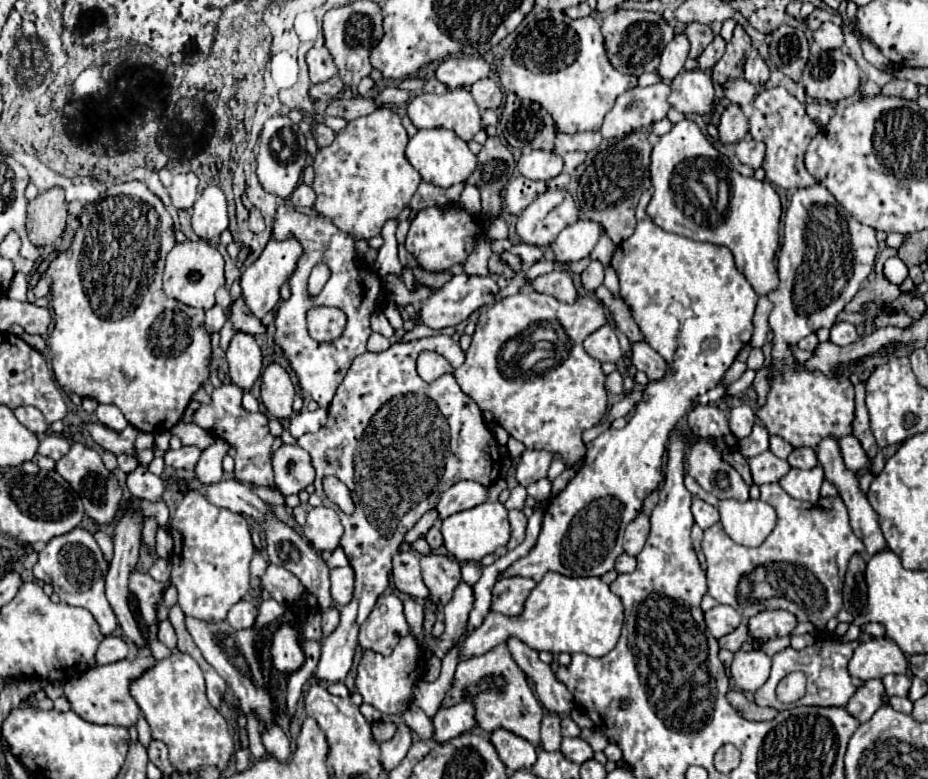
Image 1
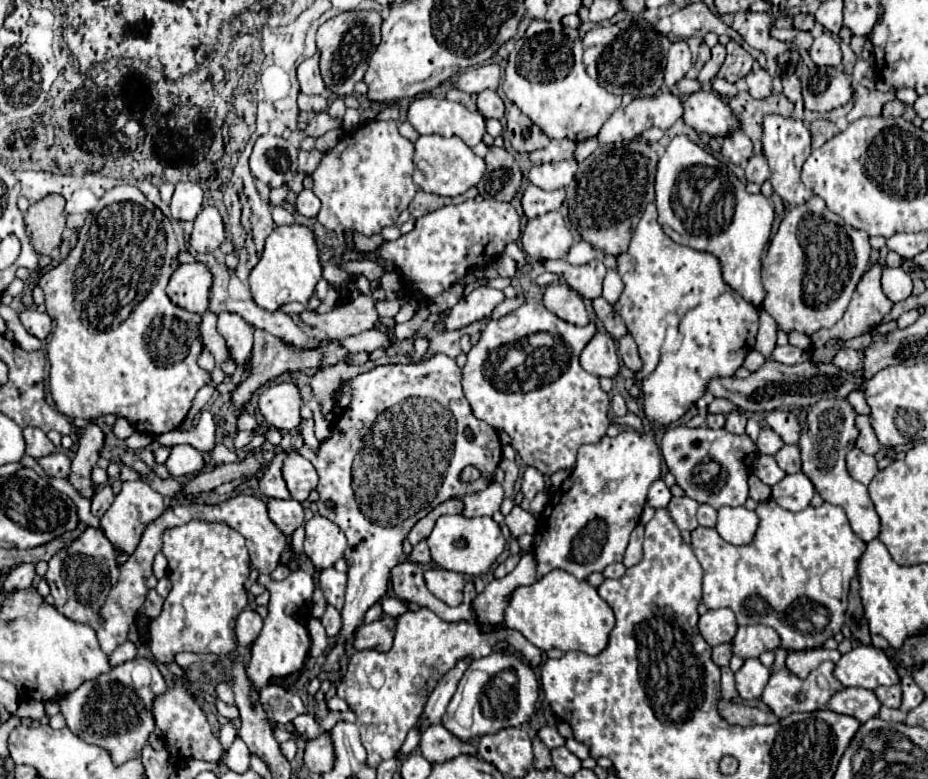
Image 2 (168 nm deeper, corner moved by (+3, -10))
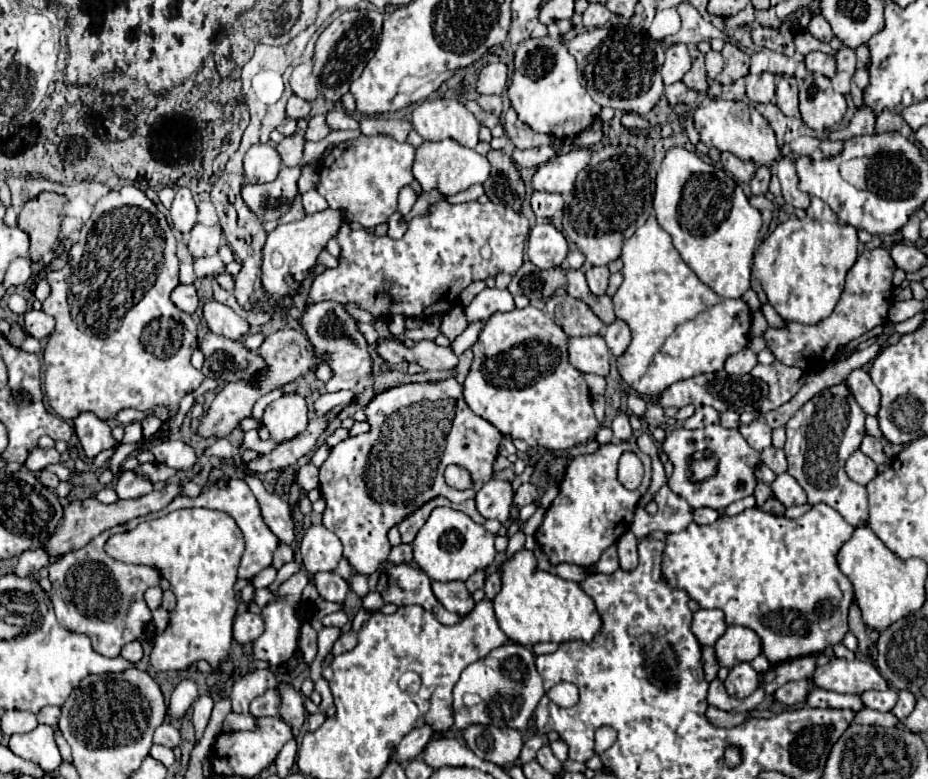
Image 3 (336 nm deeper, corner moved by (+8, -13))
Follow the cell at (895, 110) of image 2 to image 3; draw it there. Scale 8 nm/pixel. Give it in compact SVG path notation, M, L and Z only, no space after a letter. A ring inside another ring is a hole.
M882 111L876 119L876 133L882 133L882 131L898 131L902 127L904 119L902 115L898 113L892 113L892 111Z

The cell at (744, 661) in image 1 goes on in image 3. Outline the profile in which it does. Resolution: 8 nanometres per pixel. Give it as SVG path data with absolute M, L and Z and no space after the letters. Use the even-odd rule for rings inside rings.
M740 663L740 665L732 667L724 681L728 695L738 697L738 699L754 693L758 683L760 683L760 673L754 671L754 667L750 663Z

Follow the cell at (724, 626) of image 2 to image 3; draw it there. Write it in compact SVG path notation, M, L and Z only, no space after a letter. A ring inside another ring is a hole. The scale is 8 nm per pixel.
M700 609L694 613L692 633L700 641L700 645L714 645L726 633L724 613L720 609Z

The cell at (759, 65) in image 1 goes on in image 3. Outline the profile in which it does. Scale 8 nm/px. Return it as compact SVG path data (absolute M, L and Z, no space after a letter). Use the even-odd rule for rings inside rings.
M760 73L760 75L746 75L746 95L754 103L770 103L774 99L774 75Z

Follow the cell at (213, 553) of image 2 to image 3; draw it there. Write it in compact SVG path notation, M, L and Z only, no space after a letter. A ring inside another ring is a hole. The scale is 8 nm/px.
M180 509L172 511L160 519L144 521L136 529L114 535L106 543L106 553L118 561L124 563L138 563L138 565L154 565L160 569L162 577L170 583L172 593L176 595L176 607L170 611L170 623L168 627L156 635L150 663L158 671L182 671L182 669L204 659L210 663L212 673L208 675L208 687L218 685L218 667L222 661L228 659L232 649L232 623L236 615L236 573L240 565L240 557L244 553L244 539L234 523L232 517L220 511L208 511L208 509Z

